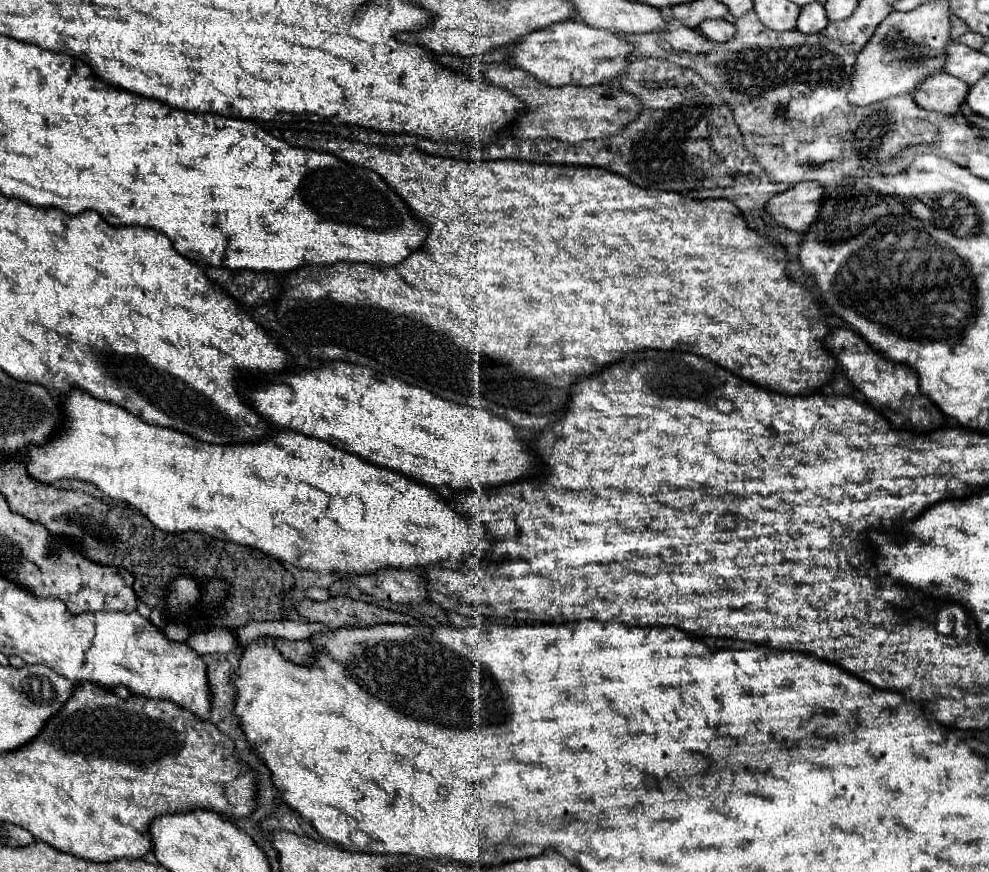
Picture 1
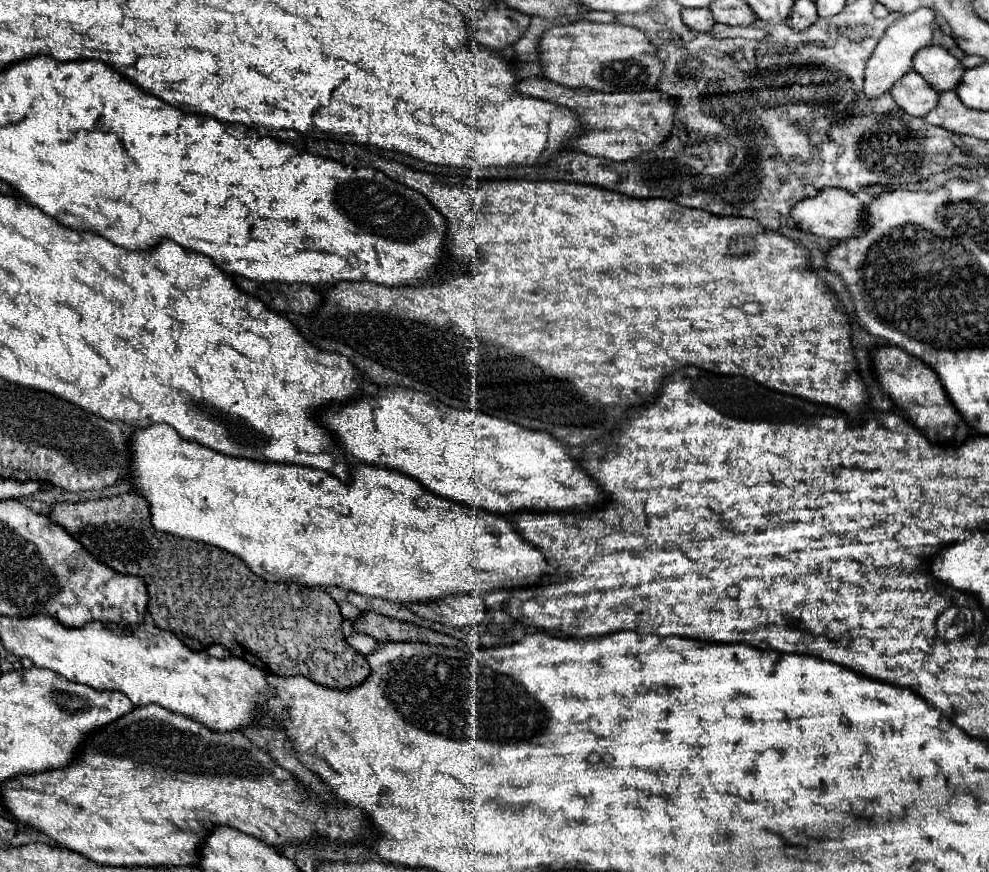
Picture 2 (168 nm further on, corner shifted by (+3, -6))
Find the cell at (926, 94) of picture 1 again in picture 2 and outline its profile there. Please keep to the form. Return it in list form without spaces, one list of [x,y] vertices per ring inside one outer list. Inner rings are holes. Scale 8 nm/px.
[[[914,70],[898,80],[894,88],[890,88],[890,94],[902,110],[918,118],[924,118],[928,112],[932,112],[940,96],[940,92],[930,88],[930,84],[926,84],[926,80],[922,80],[922,76],[918,76]]]

